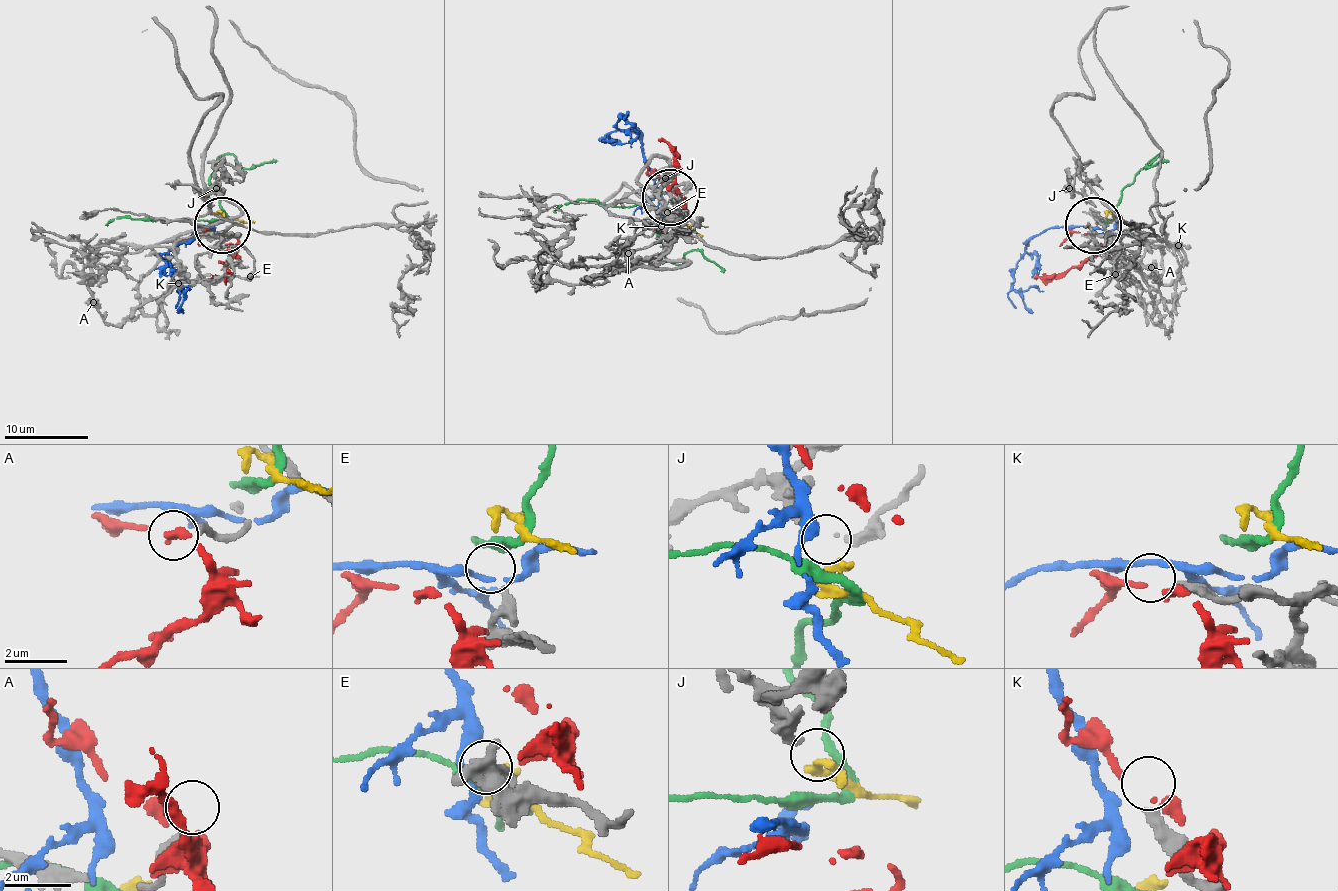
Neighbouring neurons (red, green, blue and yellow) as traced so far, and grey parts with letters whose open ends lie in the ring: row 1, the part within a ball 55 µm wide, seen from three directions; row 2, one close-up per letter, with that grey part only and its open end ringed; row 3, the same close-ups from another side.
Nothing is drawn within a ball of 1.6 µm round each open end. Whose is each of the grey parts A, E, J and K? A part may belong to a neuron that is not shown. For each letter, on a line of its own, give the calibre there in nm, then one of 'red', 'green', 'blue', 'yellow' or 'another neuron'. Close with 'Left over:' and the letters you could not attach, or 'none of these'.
A: calibre 240 nm; another neuron
E: calibre 240 nm; another neuron
J: calibre 300 nm; yellow
K: calibre 280 nm; another neuron
Left over: A, E, K

